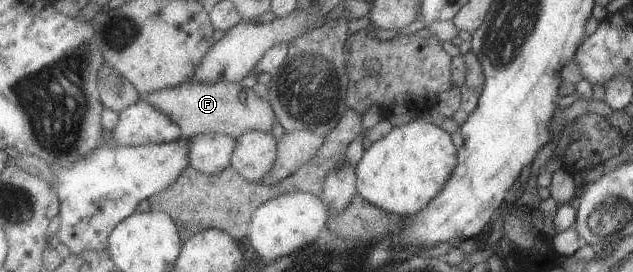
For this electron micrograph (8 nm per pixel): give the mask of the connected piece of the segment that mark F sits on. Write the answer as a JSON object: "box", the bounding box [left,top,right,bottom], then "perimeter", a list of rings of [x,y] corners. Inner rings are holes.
{"box":[140,82,277,139],"perimeter":[[[195,82],[183,83],[176,87],[167,87],[155,92],[140,94],[140,100],[150,102],[158,112],[164,112],[183,130],[184,137],[203,133],[217,133],[236,139],[250,130],[272,132],[277,124],[276,112],[267,97],[258,96],[247,82],[217,83]]]}

